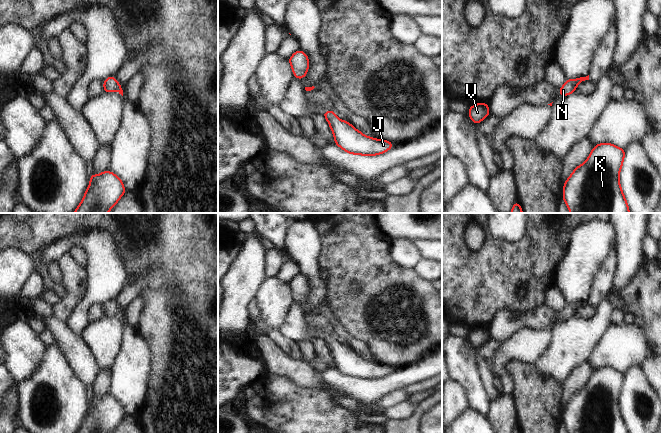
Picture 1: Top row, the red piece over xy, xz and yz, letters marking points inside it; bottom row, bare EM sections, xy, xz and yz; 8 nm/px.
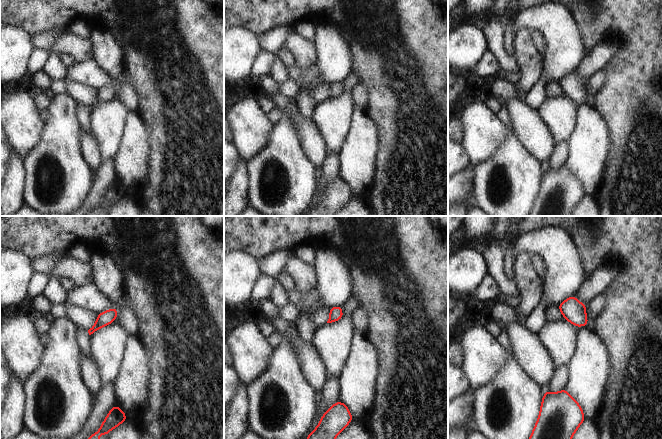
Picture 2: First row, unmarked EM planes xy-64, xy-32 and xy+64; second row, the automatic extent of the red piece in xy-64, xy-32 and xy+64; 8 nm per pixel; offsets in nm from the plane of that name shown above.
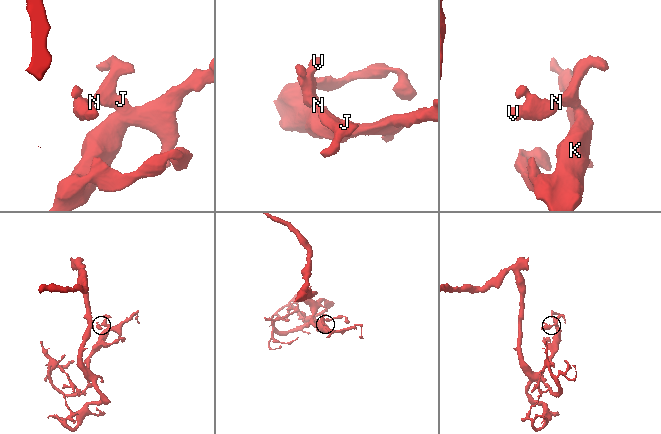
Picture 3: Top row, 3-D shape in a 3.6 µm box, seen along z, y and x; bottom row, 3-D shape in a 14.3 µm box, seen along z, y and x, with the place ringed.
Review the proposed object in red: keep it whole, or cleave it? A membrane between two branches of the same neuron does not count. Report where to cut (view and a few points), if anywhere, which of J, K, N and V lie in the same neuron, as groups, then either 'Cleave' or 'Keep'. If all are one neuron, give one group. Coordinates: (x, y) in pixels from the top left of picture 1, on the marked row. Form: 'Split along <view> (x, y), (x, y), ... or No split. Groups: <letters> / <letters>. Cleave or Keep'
No split. Groups: J K N V. Keep.

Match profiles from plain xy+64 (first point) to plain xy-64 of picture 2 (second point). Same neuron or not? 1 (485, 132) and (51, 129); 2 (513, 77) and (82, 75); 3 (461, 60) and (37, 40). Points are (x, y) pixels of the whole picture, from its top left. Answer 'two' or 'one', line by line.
1: two
2: two
3: two

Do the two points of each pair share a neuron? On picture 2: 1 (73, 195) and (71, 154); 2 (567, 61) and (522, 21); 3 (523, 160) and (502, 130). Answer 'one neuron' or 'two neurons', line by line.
1: one neuron
2: one neuron
3: two neurons

